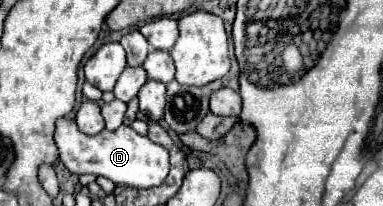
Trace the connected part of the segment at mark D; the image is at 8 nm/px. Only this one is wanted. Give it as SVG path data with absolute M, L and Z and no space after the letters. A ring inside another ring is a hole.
M59 118L55 130L55 144L59 150L59 160L73 174L105 176L115 184L125 184L139 190L163 184L169 174L169 152L125 124L119 126L115 132L103 130L95 136L87 136L77 128L75 120Z

